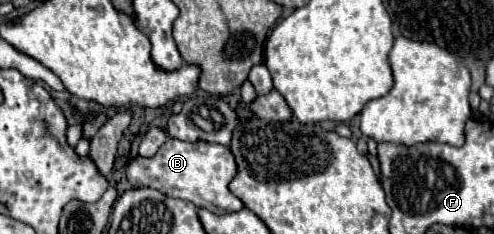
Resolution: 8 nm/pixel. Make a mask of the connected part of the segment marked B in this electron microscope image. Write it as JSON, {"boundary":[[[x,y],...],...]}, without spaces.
{"boundary":[[[175,138],[173,142],[165,142],[159,148],[159,152],[151,158],[145,156],[129,158],[125,168],[125,176],[129,184],[133,184],[135,188],[155,188],[171,198],[189,200],[195,206],[207,208],[215,214],[225,214],[243,208],[243,202],[235,198],[227,188],[235,172],[237,166],[227,146],[207,142],[183,142]]]}

